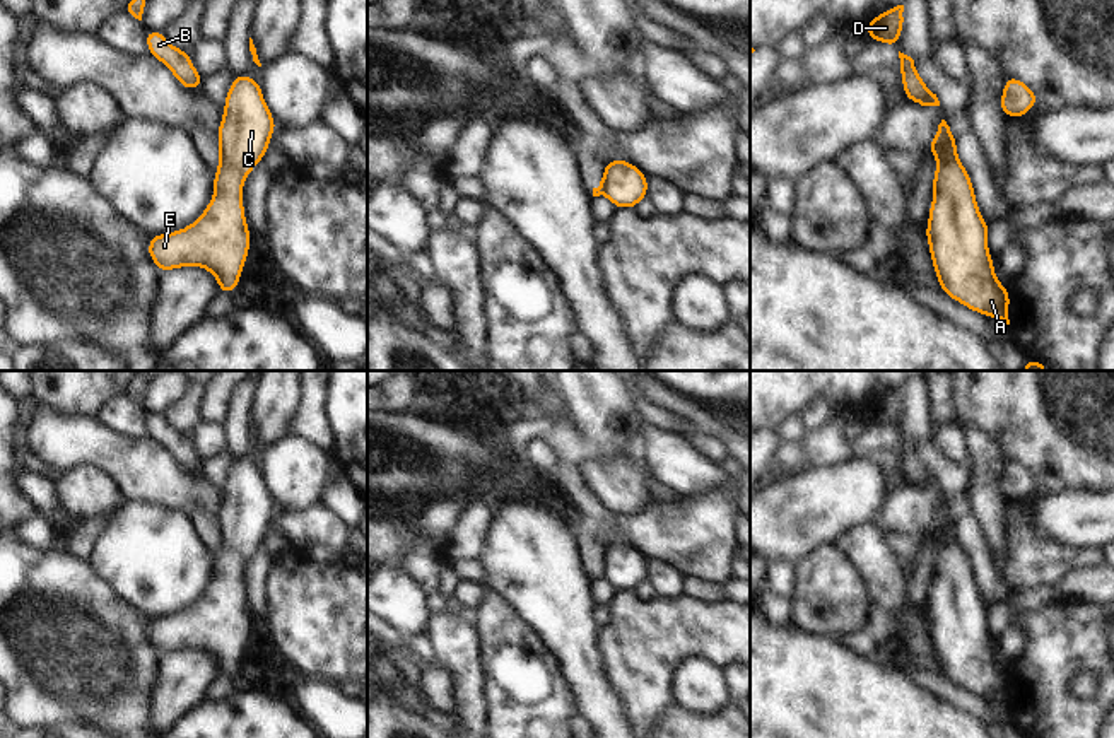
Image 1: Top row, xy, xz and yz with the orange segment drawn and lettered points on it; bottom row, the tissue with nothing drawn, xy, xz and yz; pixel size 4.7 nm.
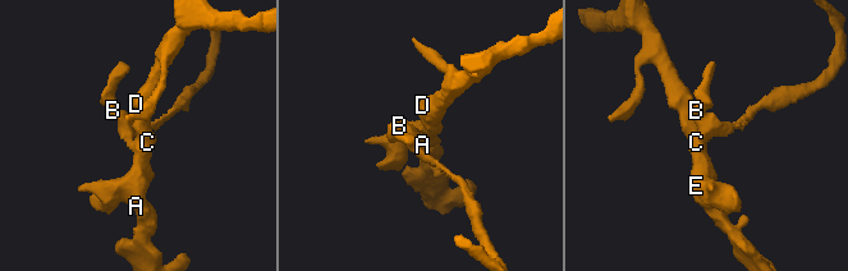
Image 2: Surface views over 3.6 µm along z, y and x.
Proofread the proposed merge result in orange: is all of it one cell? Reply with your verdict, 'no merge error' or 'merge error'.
merge error

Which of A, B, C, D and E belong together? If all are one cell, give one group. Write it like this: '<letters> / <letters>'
A C D E / B

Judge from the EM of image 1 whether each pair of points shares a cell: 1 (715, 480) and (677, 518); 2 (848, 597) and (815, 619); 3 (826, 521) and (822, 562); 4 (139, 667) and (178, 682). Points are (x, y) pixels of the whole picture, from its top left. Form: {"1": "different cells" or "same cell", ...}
{"1": "different cells", "2": "same cell", "3": "different cells", "4": "different cells"}

